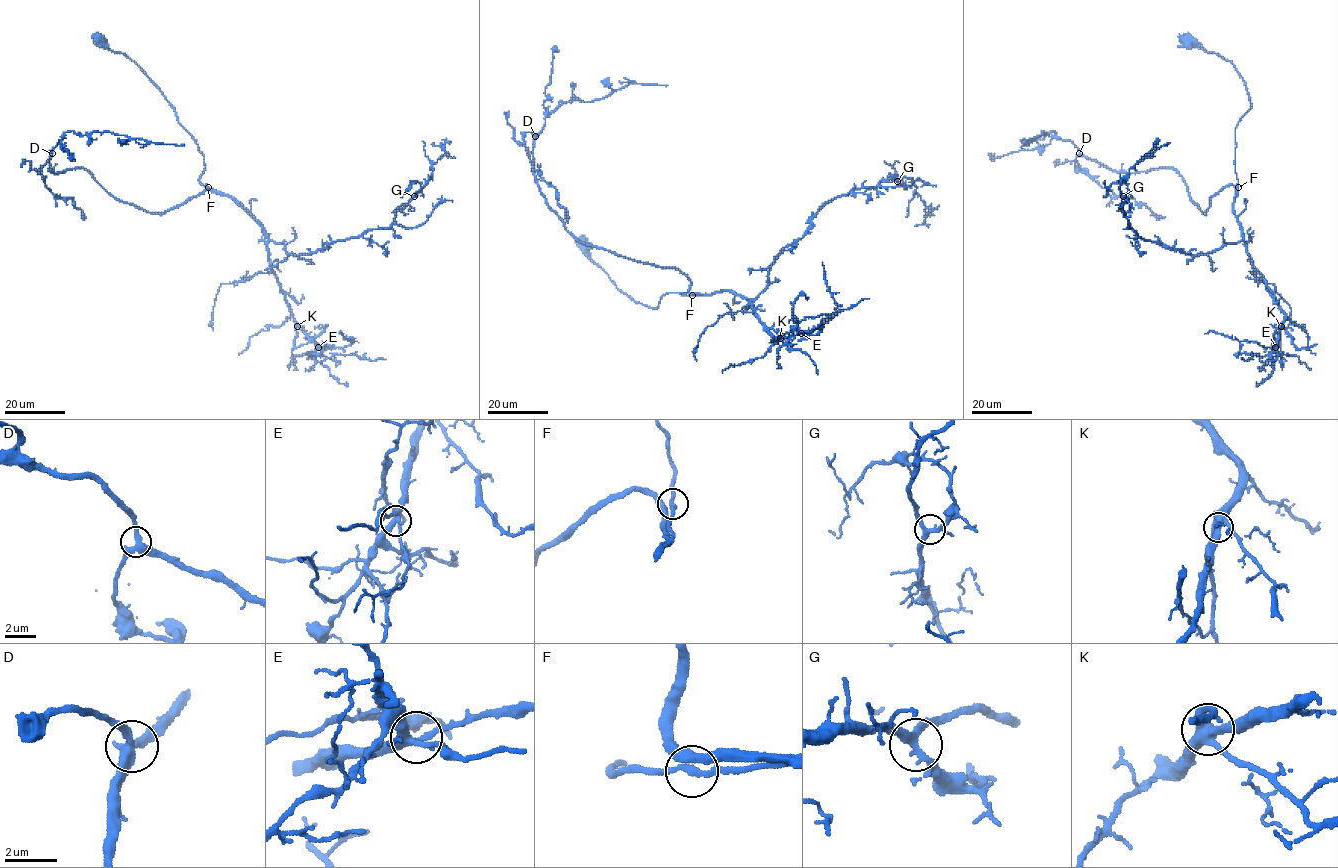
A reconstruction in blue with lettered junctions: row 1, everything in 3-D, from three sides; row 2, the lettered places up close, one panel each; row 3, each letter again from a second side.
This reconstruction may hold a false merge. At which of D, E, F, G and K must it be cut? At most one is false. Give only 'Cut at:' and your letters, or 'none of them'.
Cut at: none of them

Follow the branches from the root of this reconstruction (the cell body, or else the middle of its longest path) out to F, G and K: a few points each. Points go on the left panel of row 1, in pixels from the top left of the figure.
F: (99, 41), (110, 50), (123, 53), (162, 93), (203, 156), (205, 169), (199, 181), (208, 188)
G: (99, 41), (132, 60), (172, 107), (203, 156), (199, 181), (230, 195), (288, 253), (387, 228), (414, 196)
K: (99, 41), (132, 60), (172, 107), (203, 156), (199, 181), (230, 195), (262, 228), (270, 270), (297, 326)

